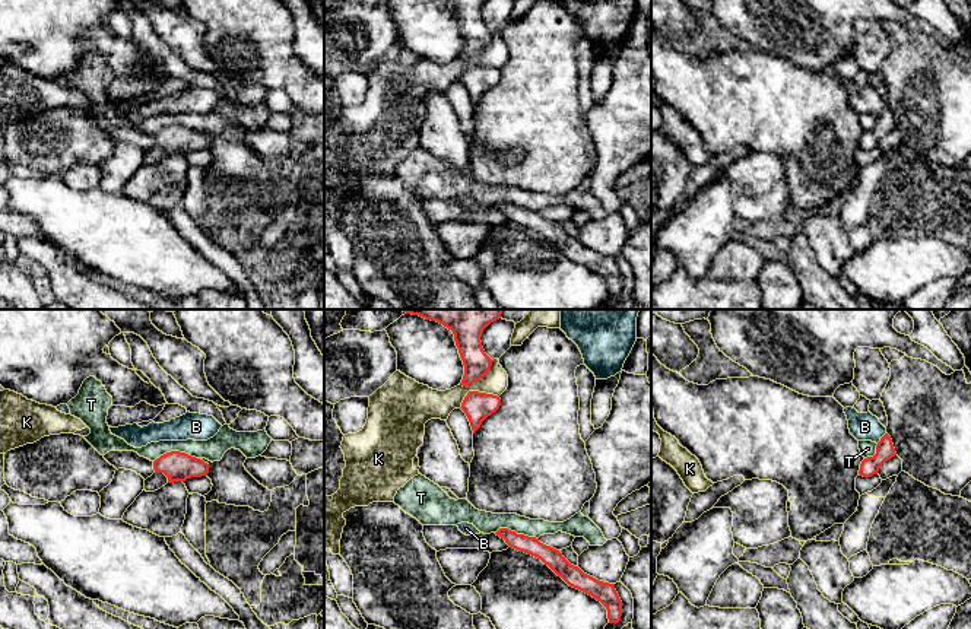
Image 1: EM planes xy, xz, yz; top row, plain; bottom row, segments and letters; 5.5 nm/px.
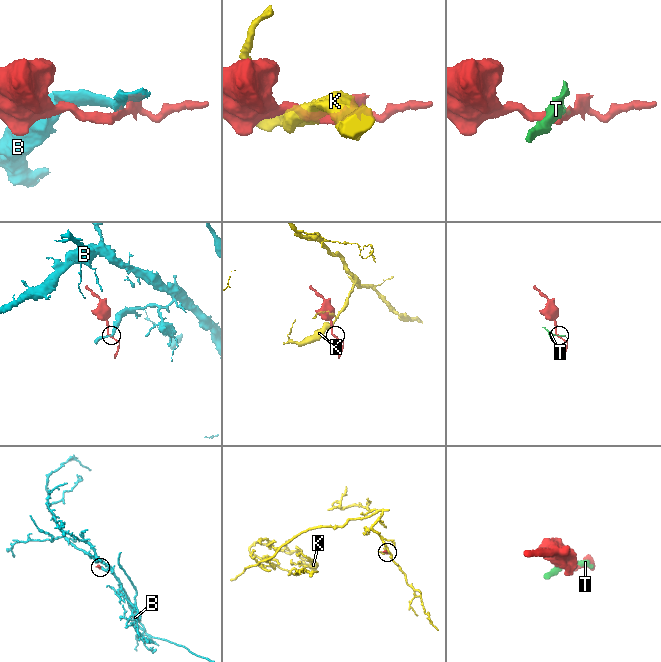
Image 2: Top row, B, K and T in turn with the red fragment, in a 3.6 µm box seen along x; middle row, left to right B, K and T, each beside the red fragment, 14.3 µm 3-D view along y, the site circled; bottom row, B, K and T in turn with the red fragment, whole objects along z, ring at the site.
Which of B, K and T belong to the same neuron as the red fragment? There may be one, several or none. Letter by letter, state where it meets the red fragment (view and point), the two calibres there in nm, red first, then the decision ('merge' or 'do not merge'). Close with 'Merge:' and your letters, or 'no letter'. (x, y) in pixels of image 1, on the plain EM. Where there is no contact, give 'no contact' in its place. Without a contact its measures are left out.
B: yz (881, 111) | 100/160 nm | do not merge
K: xz (475, 64) | 160/160 nm | do not merge
T: xy (175, 124) | 160/120 nm | do not merge
Merge: no letter

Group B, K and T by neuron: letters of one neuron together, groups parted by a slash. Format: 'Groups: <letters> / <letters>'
Groups: B / K / T

